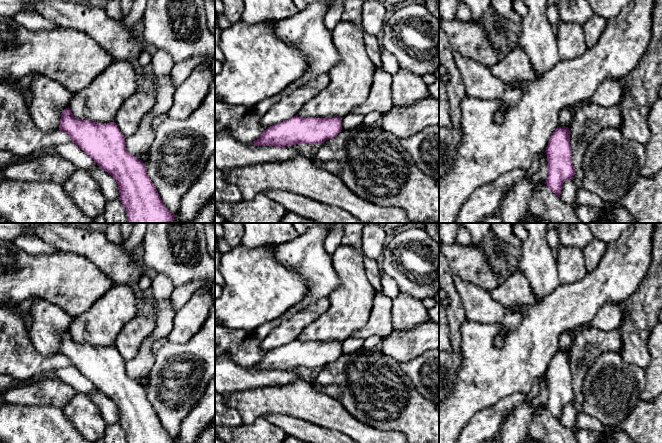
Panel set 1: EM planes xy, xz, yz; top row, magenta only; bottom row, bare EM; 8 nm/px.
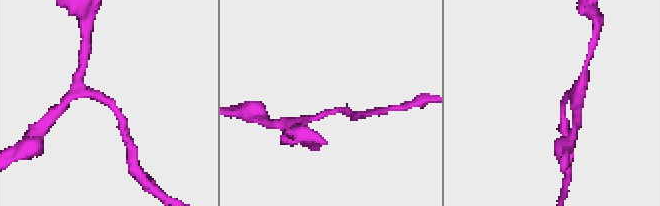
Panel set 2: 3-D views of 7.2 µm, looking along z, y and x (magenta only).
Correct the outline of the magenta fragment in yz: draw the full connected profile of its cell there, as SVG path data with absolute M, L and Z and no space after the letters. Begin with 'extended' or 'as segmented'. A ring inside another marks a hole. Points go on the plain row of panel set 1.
as segmented; M557 351L545 373L548 386L548 401L545 408L560 421L562 409L575 399L568 351Z

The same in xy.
as segmented; M66 332L61 337L60 355L68 358L73 367L87 377L99 391L111 399L118 408L119 423L127 435L127 443L174 443L172 438L163 428L157 413L147 398L146 389L137 381L131 379L126 373L125 360L120 355L115 346L97 347L89 344L79 344L73 340L70 332Z

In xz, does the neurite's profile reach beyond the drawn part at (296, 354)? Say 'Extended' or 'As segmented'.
As segmented

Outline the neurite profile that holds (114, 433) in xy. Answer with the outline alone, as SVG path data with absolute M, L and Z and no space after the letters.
M120 423L107 424L105 435L105 443L127 443L127 435Z

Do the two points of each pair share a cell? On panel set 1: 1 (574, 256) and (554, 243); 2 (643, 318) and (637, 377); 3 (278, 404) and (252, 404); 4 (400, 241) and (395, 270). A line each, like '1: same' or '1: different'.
1: different
2: different
3: same
4: same

